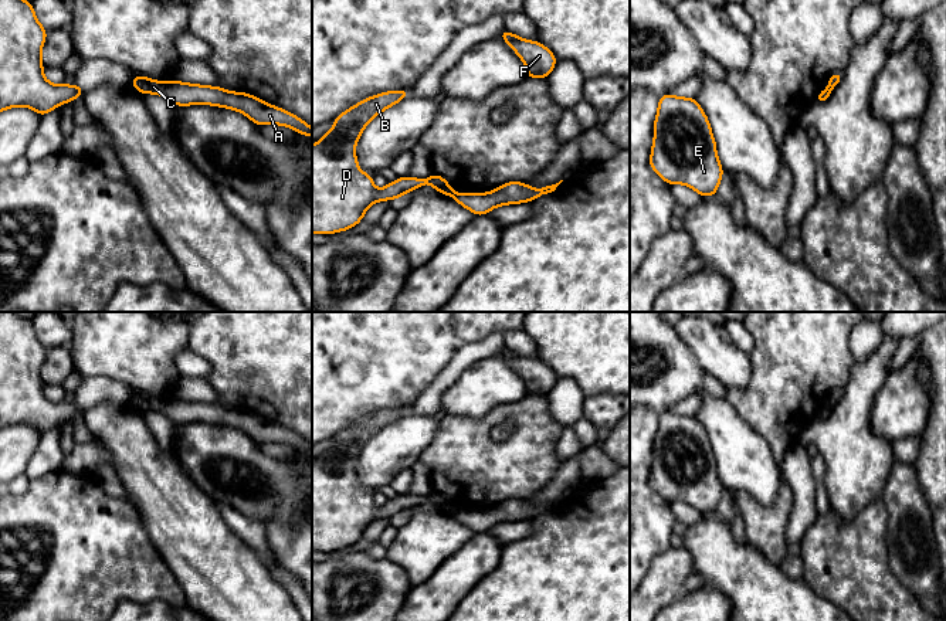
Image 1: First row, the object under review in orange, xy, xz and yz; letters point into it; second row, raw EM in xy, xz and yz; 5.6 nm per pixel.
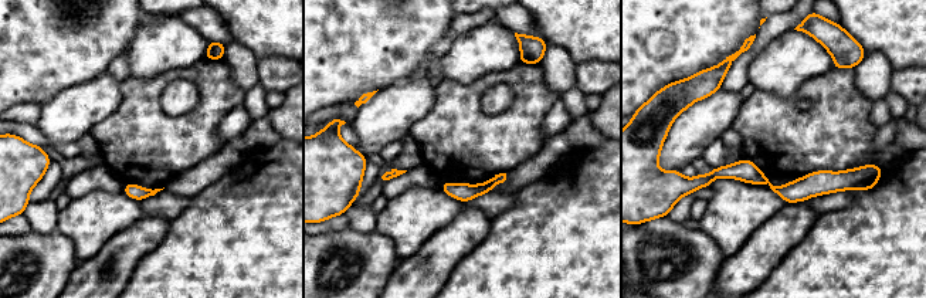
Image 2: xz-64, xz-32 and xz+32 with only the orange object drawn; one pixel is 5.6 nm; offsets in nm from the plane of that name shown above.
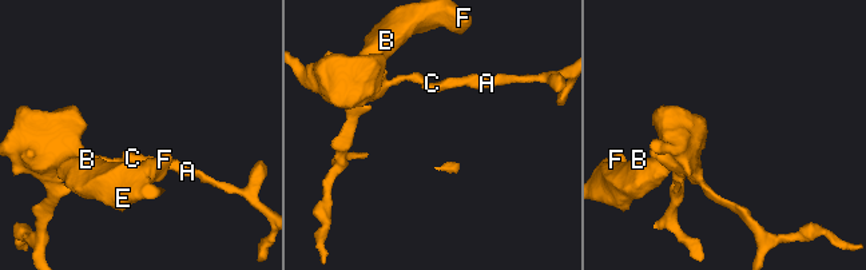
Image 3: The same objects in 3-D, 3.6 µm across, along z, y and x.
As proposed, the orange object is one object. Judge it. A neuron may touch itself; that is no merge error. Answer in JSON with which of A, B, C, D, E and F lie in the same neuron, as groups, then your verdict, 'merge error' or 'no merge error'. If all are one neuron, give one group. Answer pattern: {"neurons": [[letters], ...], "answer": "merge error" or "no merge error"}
{"neurons": [["A", "C"], ["B", "D", "E", "F"]], "answer": "merge error"}

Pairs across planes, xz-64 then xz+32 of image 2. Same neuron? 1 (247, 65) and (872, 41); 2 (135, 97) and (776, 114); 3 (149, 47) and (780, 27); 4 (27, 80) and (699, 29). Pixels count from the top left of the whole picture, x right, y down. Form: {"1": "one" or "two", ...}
{"1": "two", "2": "one", "3": "two", "4": "one"}

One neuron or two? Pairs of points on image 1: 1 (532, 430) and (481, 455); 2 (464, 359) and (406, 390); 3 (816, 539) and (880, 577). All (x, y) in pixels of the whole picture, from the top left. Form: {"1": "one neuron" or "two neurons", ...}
{"1": "one neuron", "2": "two neurons", "3": "one neuron"}

